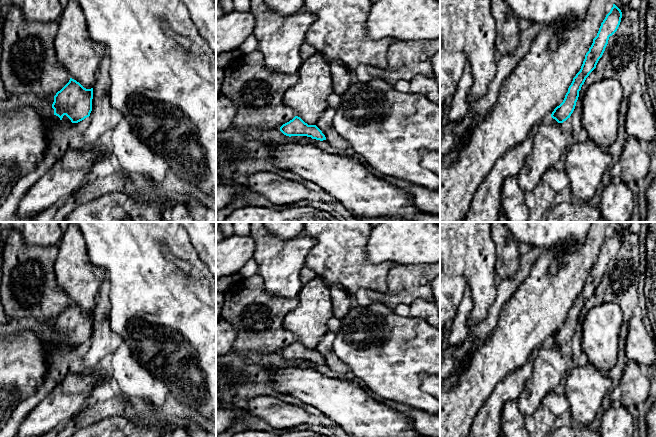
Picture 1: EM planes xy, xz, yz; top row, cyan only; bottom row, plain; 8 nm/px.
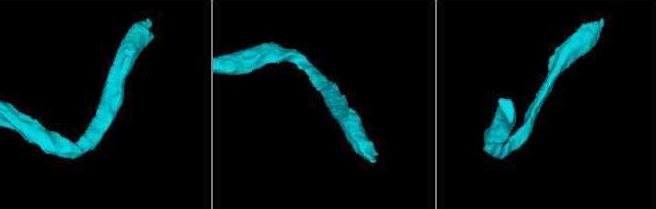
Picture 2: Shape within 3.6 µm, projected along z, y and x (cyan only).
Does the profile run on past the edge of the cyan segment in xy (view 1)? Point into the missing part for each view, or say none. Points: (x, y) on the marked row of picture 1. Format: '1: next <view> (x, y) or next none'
1: next none

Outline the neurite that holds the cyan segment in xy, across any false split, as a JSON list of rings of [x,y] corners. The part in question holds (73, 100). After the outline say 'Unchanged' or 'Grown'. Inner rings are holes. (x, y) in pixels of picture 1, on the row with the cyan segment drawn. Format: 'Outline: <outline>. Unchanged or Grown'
Outline: [[[70,78],[69,82],[54,96],[52,104],[54,115],[60,120],[66,115],[72,123],[78,123],[90,116],[92,99],[93,88],[86,89]]]. Unchanged

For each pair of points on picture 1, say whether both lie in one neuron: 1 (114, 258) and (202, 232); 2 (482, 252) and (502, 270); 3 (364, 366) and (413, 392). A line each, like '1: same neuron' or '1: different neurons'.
1: different neurons
2: different neurons
3: same neuron

